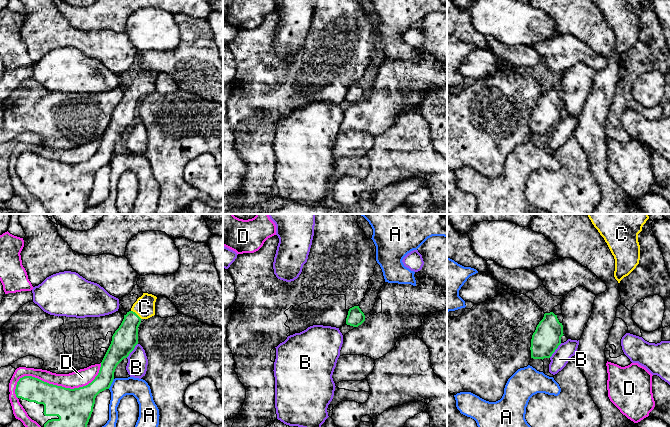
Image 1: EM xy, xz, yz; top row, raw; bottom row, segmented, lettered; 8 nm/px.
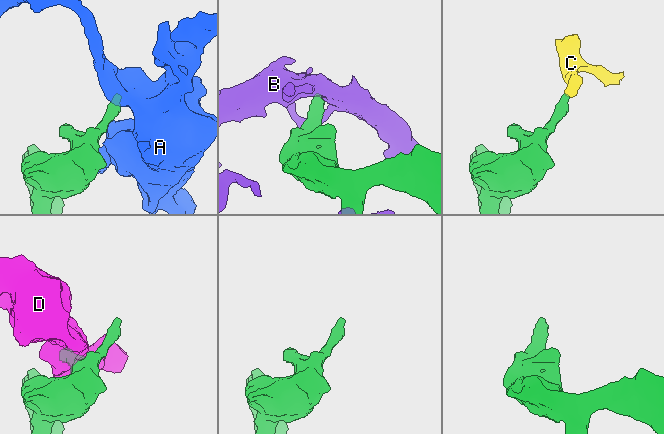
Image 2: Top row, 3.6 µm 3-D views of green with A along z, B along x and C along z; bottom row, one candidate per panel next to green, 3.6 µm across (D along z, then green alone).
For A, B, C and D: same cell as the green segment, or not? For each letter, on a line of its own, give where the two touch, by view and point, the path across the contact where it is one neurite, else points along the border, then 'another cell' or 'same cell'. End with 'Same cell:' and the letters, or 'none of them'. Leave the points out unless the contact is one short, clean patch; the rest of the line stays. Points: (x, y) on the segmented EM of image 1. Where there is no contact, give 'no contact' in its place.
A: meets green in xy at (111, 383); another cell
B: meets green in yz at (555, 349); another cell
C: meets green in xy at (136, 314); runs through xy (125, 338), (129, 325), (136, 314), (144, 307); same cell
D: meets green in xy at (55, 385); another cell
Same cell: C

